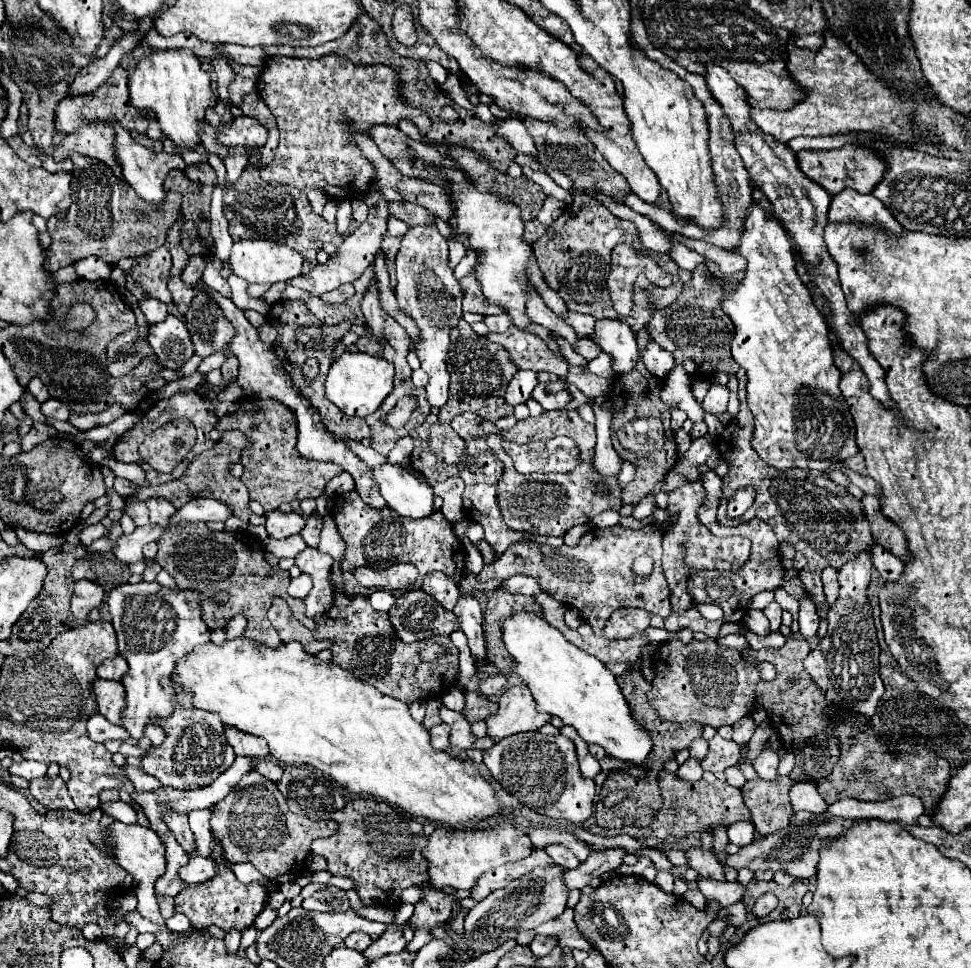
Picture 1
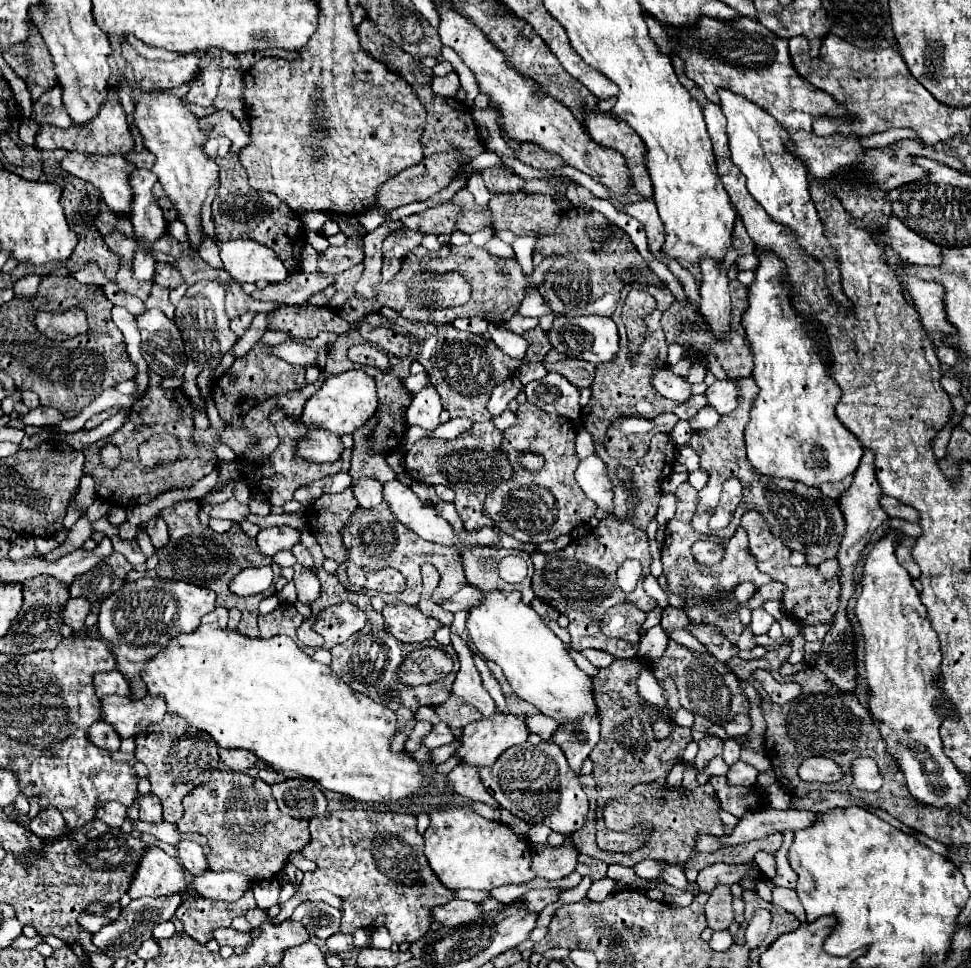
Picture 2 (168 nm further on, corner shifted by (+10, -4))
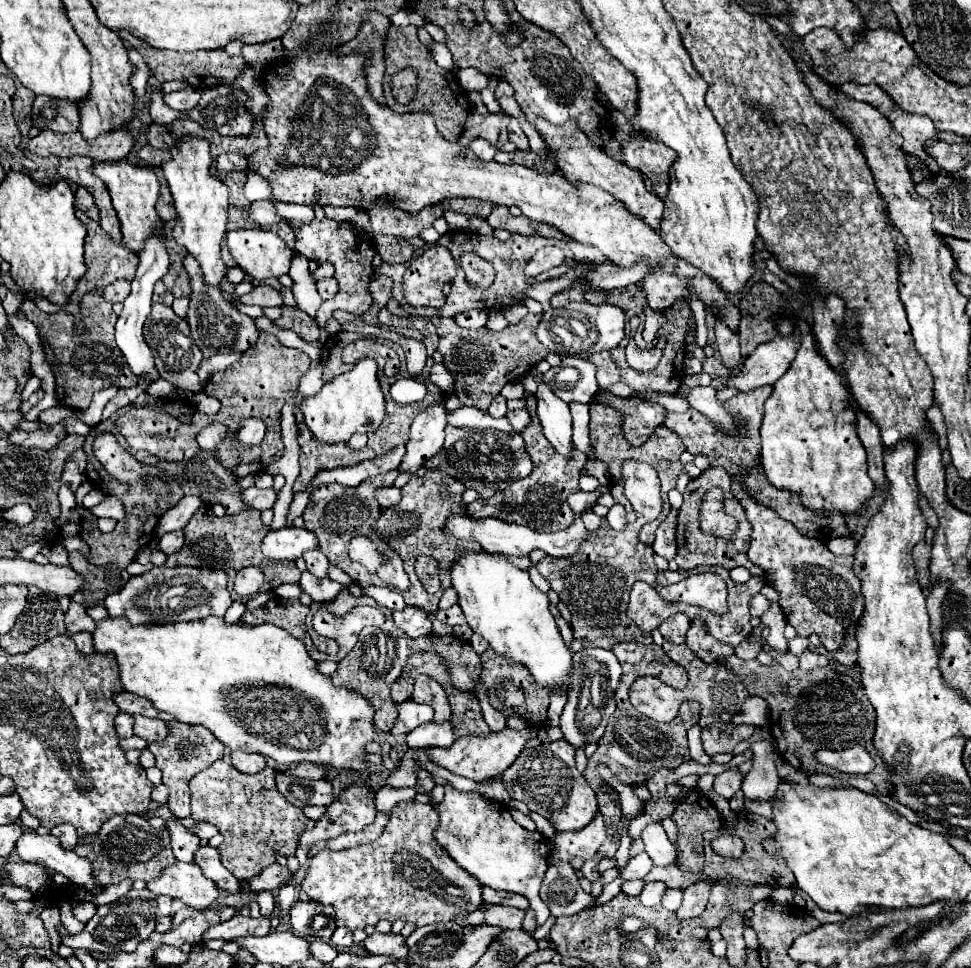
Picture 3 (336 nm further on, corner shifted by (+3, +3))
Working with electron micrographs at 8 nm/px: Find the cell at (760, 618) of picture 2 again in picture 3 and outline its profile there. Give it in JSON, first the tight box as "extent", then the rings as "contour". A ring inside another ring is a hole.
{"extent":[750,595,770,617],"contour":[[[754,595],[752,603],[750,603],[750,615],[760,617],[768,609],[768,605],[770,605],[770,601],[764,595]]]}

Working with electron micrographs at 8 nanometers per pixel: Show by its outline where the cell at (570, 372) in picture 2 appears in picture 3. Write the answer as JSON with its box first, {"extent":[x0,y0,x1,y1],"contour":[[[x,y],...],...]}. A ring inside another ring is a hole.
{"extent":[590,351,620,389],"contour":[[[602,351],[602,353],[596,353],[594,357],[590,357],[590,361],[598,367],[598,385],[604,389],[612,383],[618,383],[620,381],[620,369],[618,365],[612,361],[610,357],[610,351]]]}

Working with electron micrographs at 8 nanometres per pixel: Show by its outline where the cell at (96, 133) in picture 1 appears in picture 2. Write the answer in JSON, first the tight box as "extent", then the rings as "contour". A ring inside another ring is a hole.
{"extent":[61,152,135,212],"contour":[[[67,152],[67,156],[61,160],[61,168],[87,182],[93,182],[101,190],[103,202],[113,212],[131,212],[131,188],[127,184],[127,178],[135,166],[121,154]]]}

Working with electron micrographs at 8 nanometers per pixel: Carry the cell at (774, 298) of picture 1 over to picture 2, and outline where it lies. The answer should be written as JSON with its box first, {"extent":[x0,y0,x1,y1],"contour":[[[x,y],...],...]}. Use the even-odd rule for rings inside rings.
{"extent":[741,246,863,486],"contour":[[[755,246],[755,256],[759,258],[759,266],[755,268],[755,278],[749,286],[749,306],[741,316],[741,326],[745,328],[745,338],[749,342],[755,366],[751,376],[759,386],[759,394],[749,412],[751,418],[745,428],[747,460],[759,474],[791,478],[807,486],[821,486],[827,480],[843,480],[847,474],[857,470],[857,464],[863,456],[863,446],[835,416],[835,404],[841,398],[841,390],[829,374],[829,356],[821,356],[815,346],[817,338],[823,342],[825,328],[819,326],[817,320],[797,312],[793,306],[793,288],[787,282],[789,274],[785,262],[759,246]]]}

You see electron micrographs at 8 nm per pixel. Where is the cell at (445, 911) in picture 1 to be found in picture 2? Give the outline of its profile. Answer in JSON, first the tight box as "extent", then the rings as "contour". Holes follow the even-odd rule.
{"extent":[431,900,481,928],"contour":[[[451,900],[443,906],[437,906],[431,912],[431,918],[447,928],[459,928],[467,922],[473,922],[477,916],[481,914],[481,910],[477,908],[475,902],[467,902],[467,900]]]}

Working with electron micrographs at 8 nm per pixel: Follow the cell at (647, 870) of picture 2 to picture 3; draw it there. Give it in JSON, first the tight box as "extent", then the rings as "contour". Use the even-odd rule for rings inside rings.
{"extent":[618,853,652,881],"contour":[[[640,853],[636,857],[632,857],[626,867],[618,869],[618,877],[622,881],[628,881],[628,879],[642,879],[648,871],[652,869],[652,859],[646,855],[646,853]]]}

